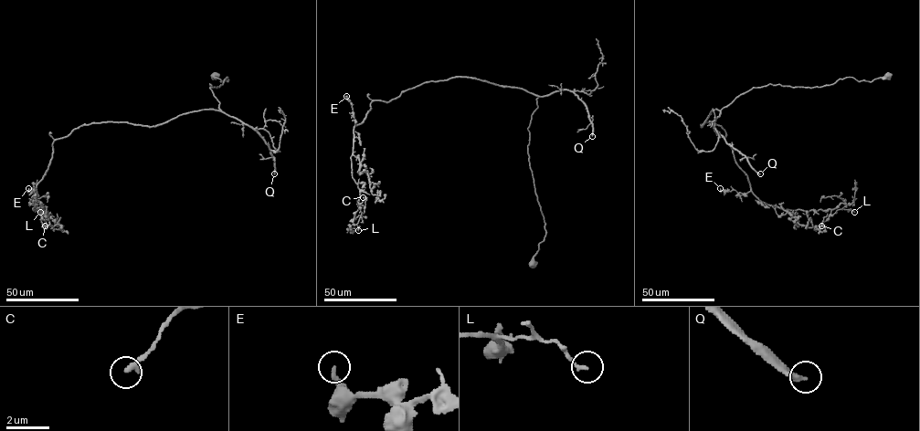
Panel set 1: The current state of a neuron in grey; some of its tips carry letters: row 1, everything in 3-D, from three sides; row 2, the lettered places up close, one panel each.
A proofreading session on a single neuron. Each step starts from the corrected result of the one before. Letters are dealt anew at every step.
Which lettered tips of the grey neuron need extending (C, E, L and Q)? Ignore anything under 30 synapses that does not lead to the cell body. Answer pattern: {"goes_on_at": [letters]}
{"goes_on_at": ["Q"]}

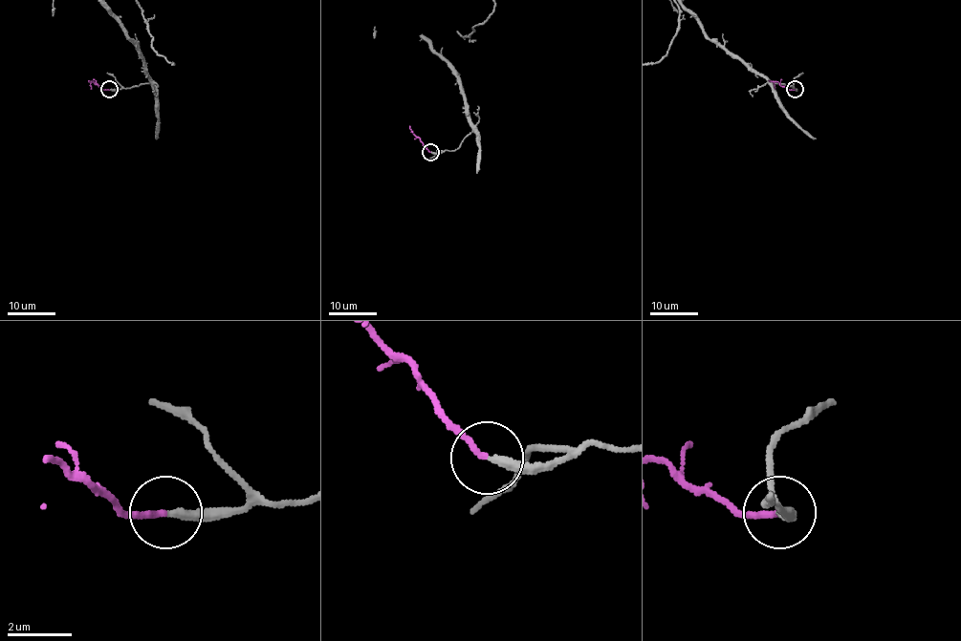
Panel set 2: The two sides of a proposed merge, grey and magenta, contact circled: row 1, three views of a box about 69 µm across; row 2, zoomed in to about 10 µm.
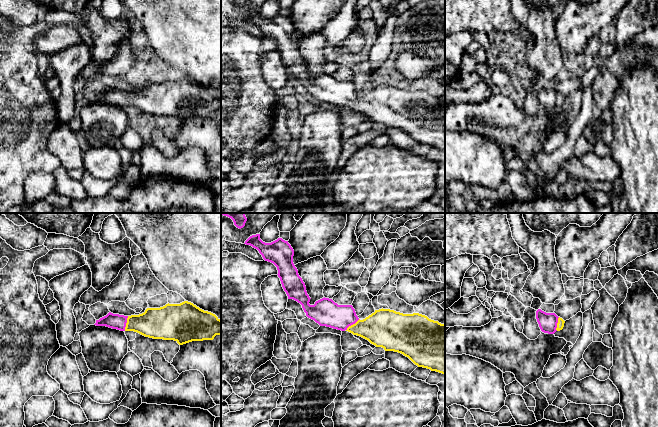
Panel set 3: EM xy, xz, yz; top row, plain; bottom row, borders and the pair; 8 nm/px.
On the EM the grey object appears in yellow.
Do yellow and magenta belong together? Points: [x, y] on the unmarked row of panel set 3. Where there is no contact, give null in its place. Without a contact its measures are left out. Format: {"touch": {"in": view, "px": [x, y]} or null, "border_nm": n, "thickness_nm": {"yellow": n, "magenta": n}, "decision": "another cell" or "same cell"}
{"touch": {"in": "xy", "px": [126, 99]}, "border_nm": 120, "thickness_nm": {"yellow": 260, "magenta": 130}, "decision": "same cell"}

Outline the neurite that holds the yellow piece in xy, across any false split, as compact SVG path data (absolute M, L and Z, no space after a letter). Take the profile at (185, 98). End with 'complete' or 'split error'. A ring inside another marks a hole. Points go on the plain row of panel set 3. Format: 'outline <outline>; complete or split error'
outline M188 77L147 84L139 91L124 92L109 88L94 101L134 107L153 115L174 116L179 121L213 116L216 111L221 111L221 96Z; split error

